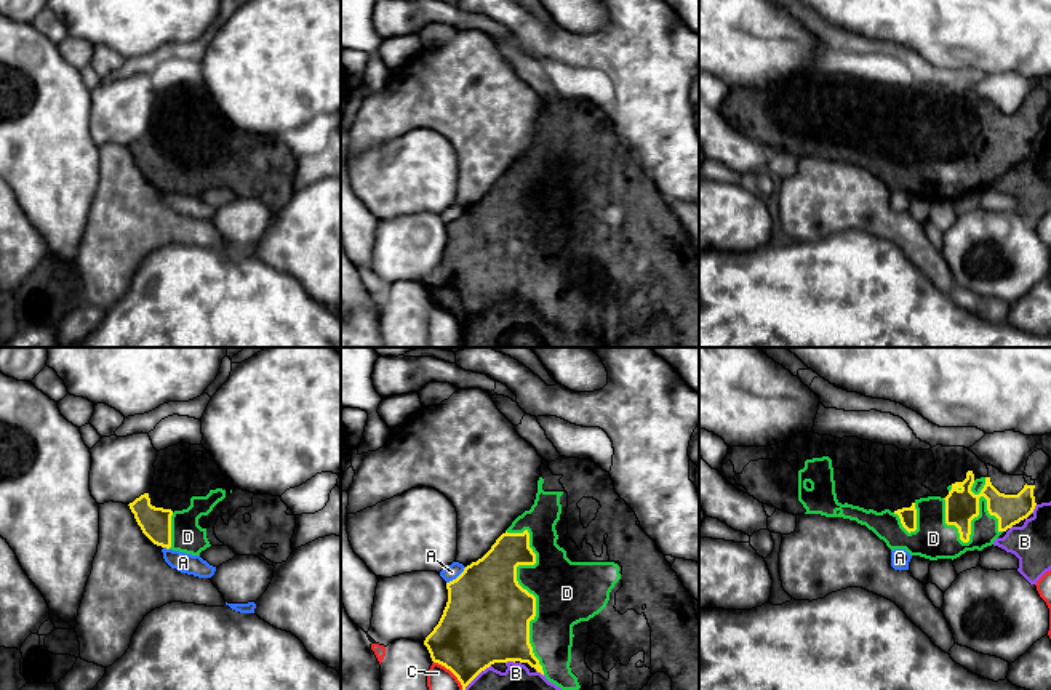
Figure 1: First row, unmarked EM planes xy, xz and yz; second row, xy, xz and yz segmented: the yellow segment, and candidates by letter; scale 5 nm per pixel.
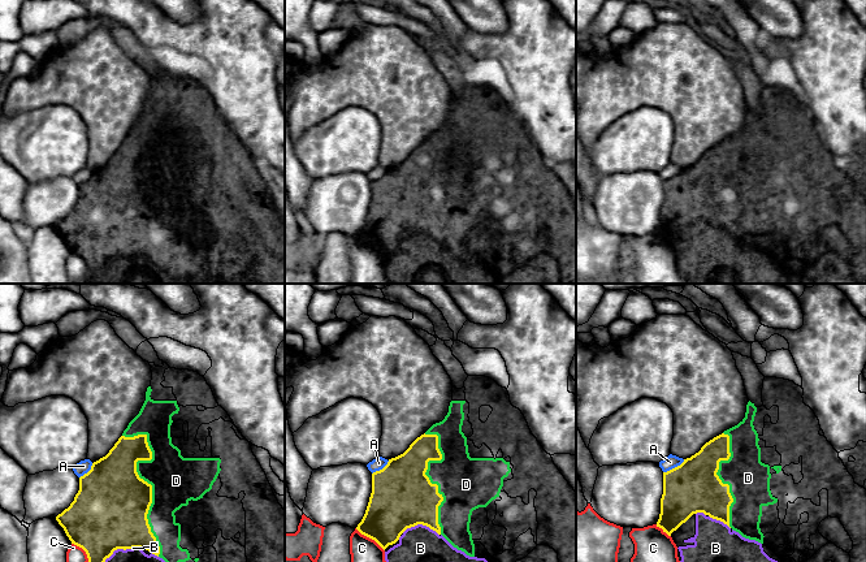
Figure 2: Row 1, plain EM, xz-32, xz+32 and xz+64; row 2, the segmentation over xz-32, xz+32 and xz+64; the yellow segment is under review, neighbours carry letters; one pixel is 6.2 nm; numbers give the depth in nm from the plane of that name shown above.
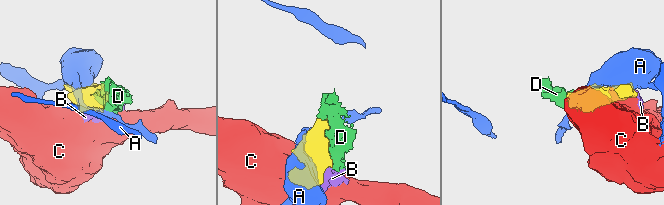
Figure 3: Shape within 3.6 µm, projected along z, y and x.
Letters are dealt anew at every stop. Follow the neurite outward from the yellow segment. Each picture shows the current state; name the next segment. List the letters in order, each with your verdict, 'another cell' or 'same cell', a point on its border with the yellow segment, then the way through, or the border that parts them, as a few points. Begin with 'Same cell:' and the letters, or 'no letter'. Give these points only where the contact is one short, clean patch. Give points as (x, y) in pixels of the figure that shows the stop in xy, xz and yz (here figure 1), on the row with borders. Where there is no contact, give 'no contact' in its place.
Same cell: D
A: another cell; contact xz (458, 577)
B: another cell; contact xz (477, 674)
C: another cell; contact xz (451, 671)
D: same cell; contact xz (522, 588)

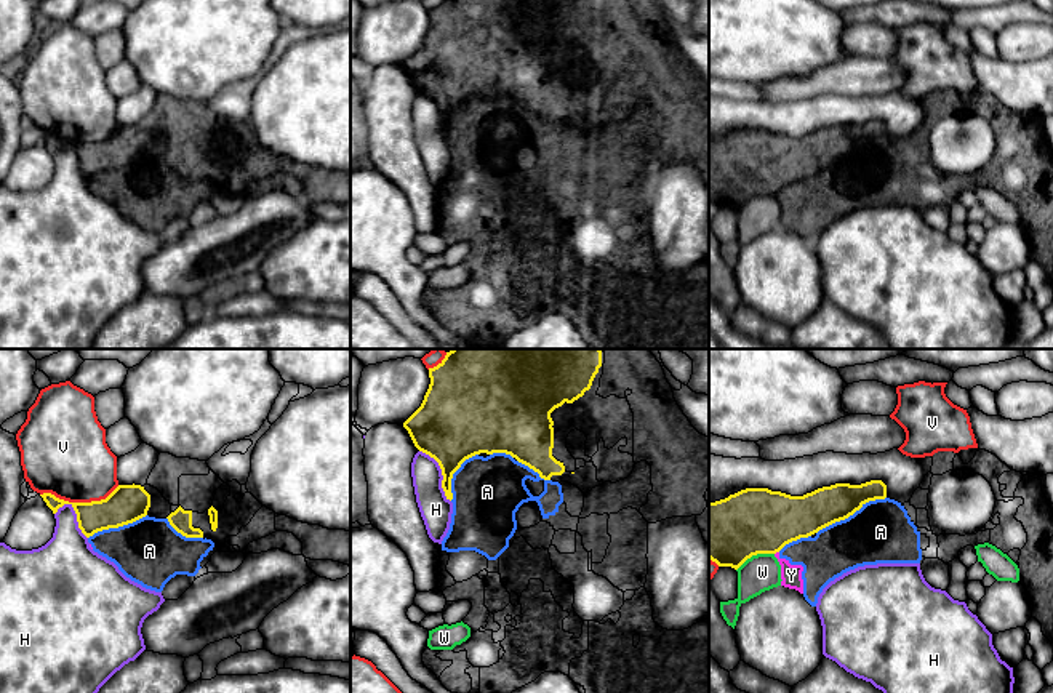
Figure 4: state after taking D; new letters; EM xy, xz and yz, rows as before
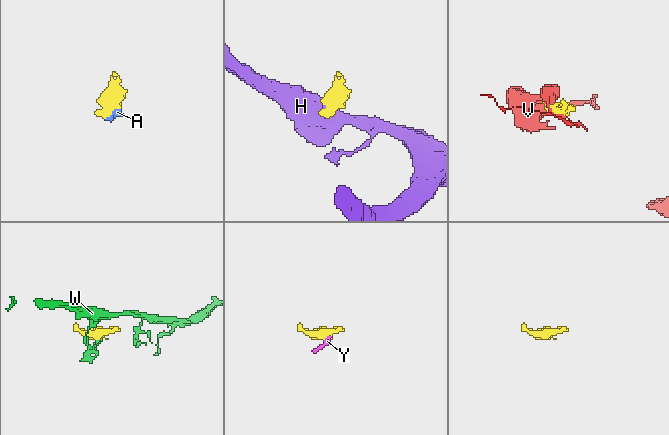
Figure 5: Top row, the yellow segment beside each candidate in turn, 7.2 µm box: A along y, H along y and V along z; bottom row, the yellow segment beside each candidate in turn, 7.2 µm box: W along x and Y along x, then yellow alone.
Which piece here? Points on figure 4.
Same cell: no letter
A: another cell; contact yz (850, 514)
H: another cell; contact xz (442, 474)
V: another cell; contact xy (79, 503)
W: another cell; contact yz (754, 554); border yz (773, 552), (752, 554), (736, 570)
Y: another cell; contact yz (776, 551); border yz (778, 551), (775, 554)

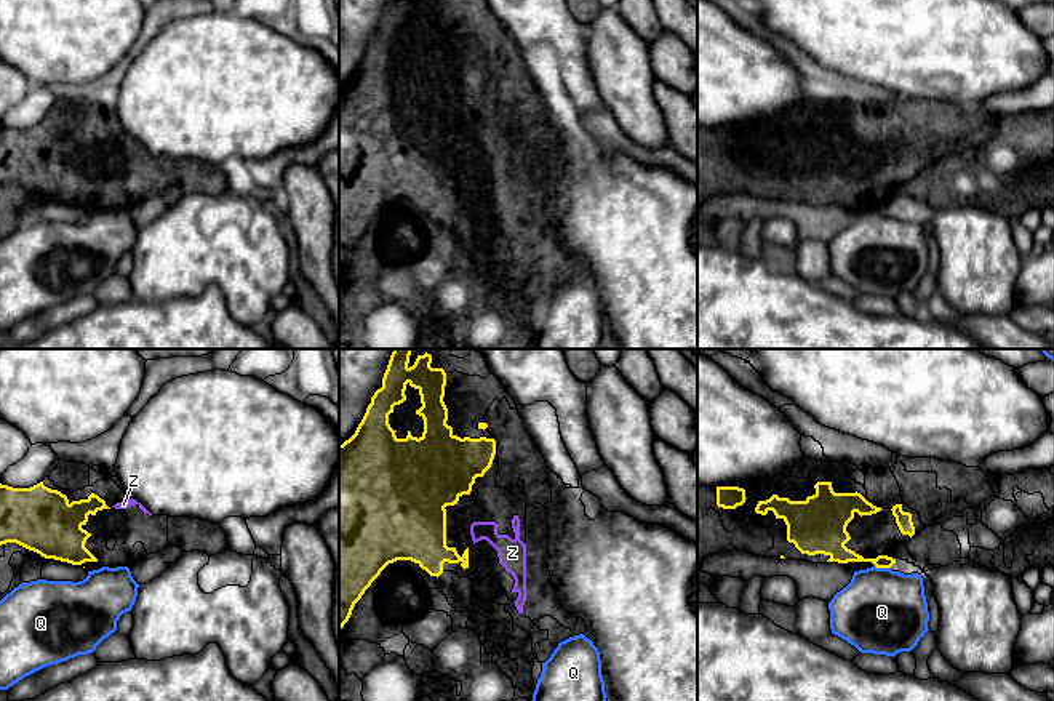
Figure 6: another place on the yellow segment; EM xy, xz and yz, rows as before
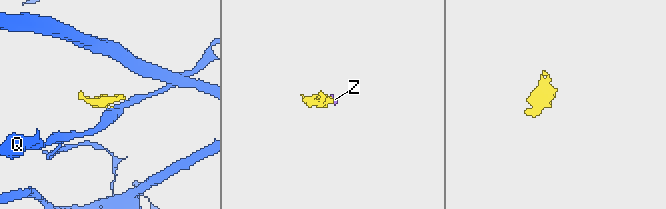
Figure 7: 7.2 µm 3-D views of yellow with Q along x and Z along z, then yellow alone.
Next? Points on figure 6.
Same cell: Z
Q: another cell; contact yz (883, 567)
Z: same cell; contact xy (106, 506)

